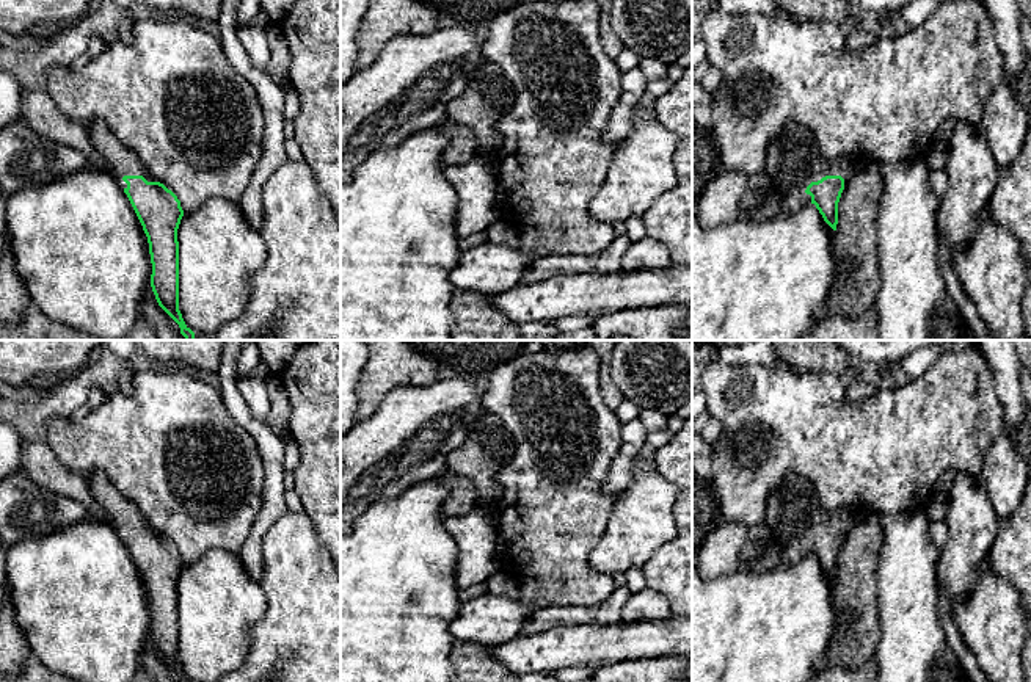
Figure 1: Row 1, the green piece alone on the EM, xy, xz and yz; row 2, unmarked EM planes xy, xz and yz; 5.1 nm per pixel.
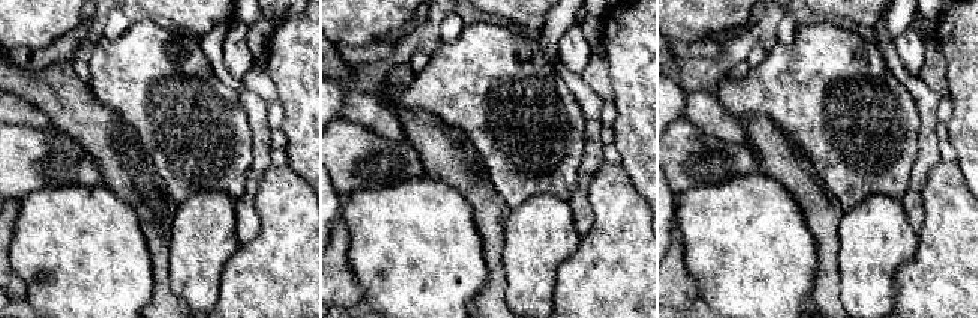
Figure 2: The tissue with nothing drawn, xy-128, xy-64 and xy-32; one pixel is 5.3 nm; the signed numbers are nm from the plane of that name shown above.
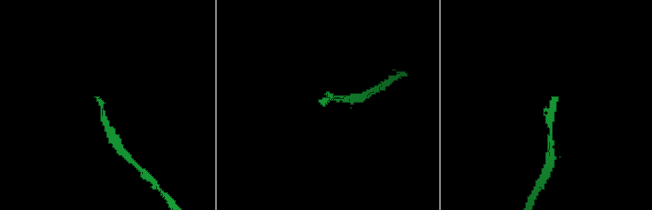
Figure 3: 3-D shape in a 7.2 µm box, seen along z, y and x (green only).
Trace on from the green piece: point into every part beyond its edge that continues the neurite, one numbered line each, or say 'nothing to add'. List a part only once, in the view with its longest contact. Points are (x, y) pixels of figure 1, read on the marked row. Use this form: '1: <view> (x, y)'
1: yz (794, 160)

